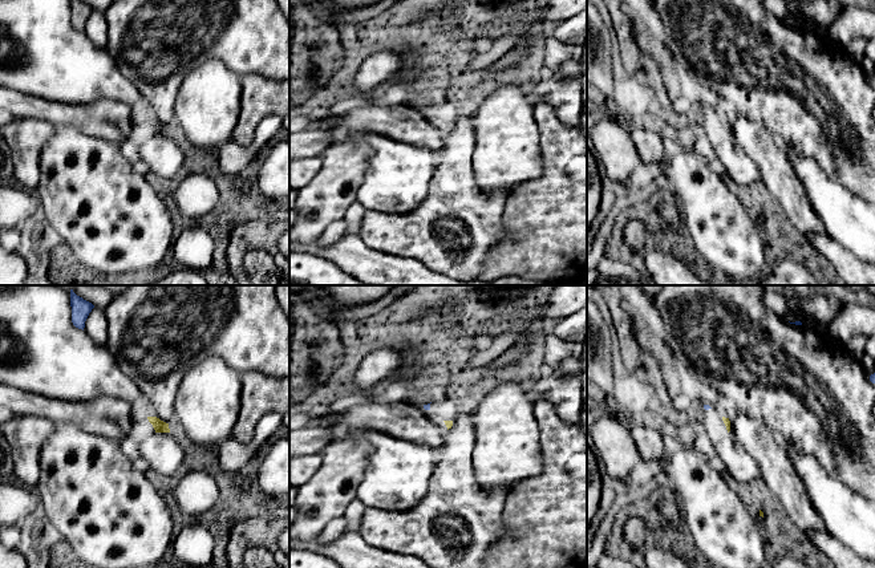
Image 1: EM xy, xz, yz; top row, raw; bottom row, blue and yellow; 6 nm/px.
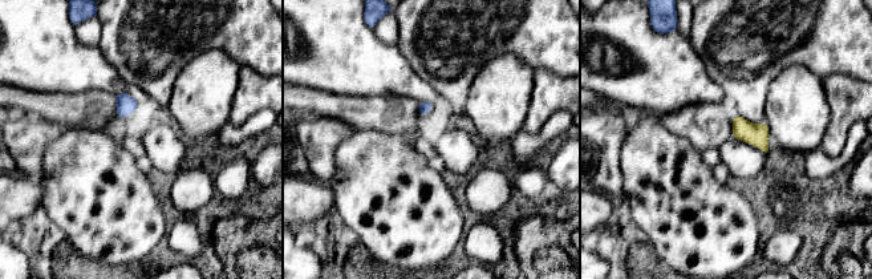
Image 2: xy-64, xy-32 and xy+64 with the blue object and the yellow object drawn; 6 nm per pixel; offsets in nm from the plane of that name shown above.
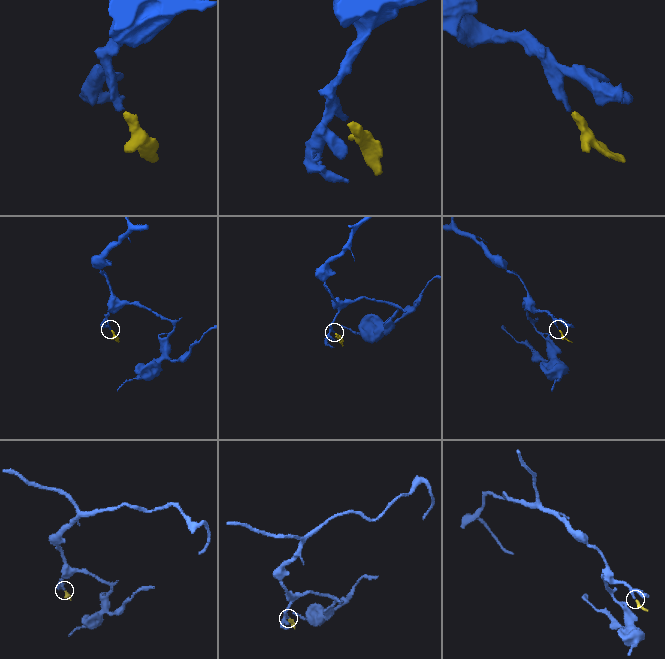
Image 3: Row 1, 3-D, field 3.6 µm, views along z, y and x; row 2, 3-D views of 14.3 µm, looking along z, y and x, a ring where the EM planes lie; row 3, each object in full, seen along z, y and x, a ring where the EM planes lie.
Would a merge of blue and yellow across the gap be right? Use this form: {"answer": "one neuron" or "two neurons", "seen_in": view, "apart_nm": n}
{"answer": "one neuron", "seen_in": "yz", "apart_nm": 90}

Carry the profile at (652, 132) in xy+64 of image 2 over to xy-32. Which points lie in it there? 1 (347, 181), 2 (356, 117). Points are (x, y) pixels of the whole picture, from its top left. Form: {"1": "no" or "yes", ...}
{"1": "yes", "2": "no"}

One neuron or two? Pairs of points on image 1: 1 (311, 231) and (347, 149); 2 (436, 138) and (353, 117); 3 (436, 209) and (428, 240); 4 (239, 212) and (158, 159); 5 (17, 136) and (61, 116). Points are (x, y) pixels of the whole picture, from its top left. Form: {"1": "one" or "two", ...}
{"1": "one", "2": "one", "3": "one", "4": "two", "5": "two"}

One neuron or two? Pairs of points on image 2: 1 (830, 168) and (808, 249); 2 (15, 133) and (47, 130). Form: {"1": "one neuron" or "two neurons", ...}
{"1": "two neurons", "2": "one neuron"}

